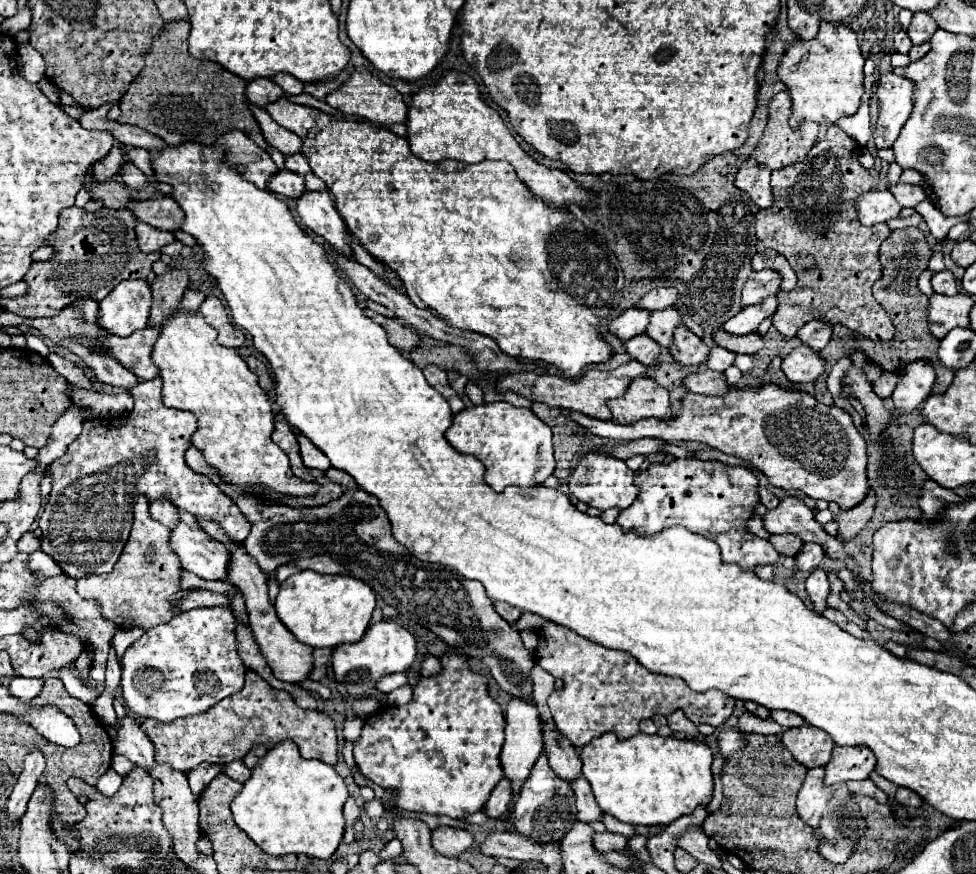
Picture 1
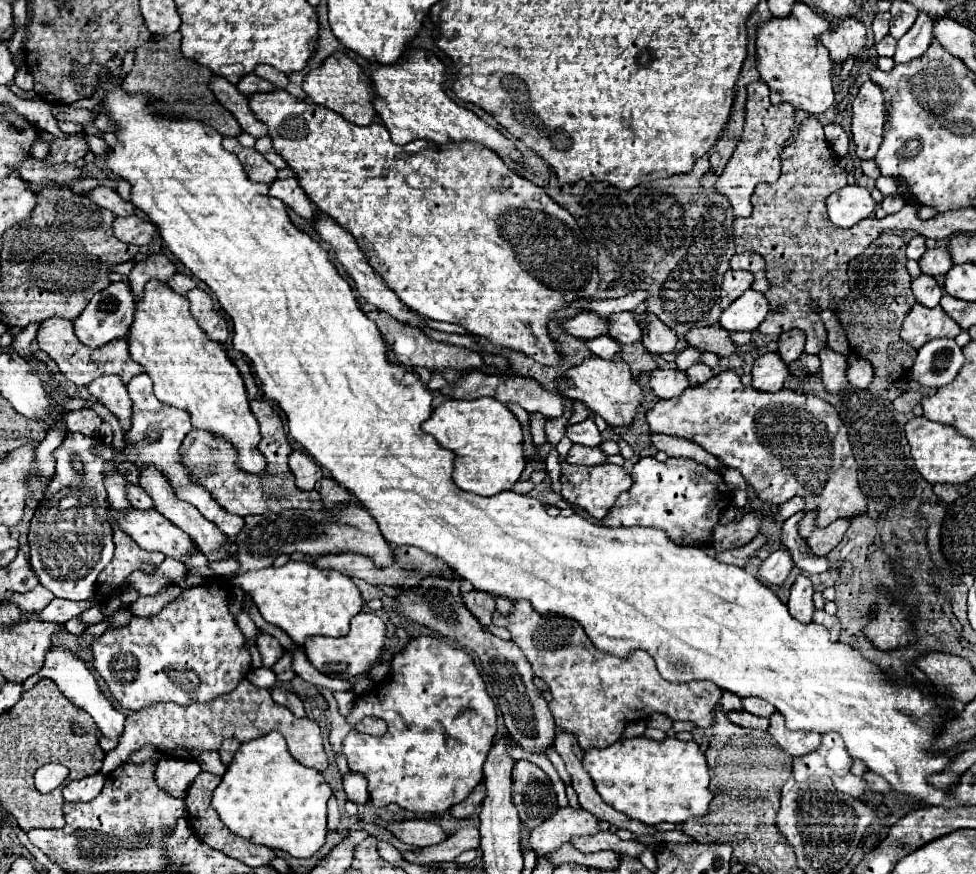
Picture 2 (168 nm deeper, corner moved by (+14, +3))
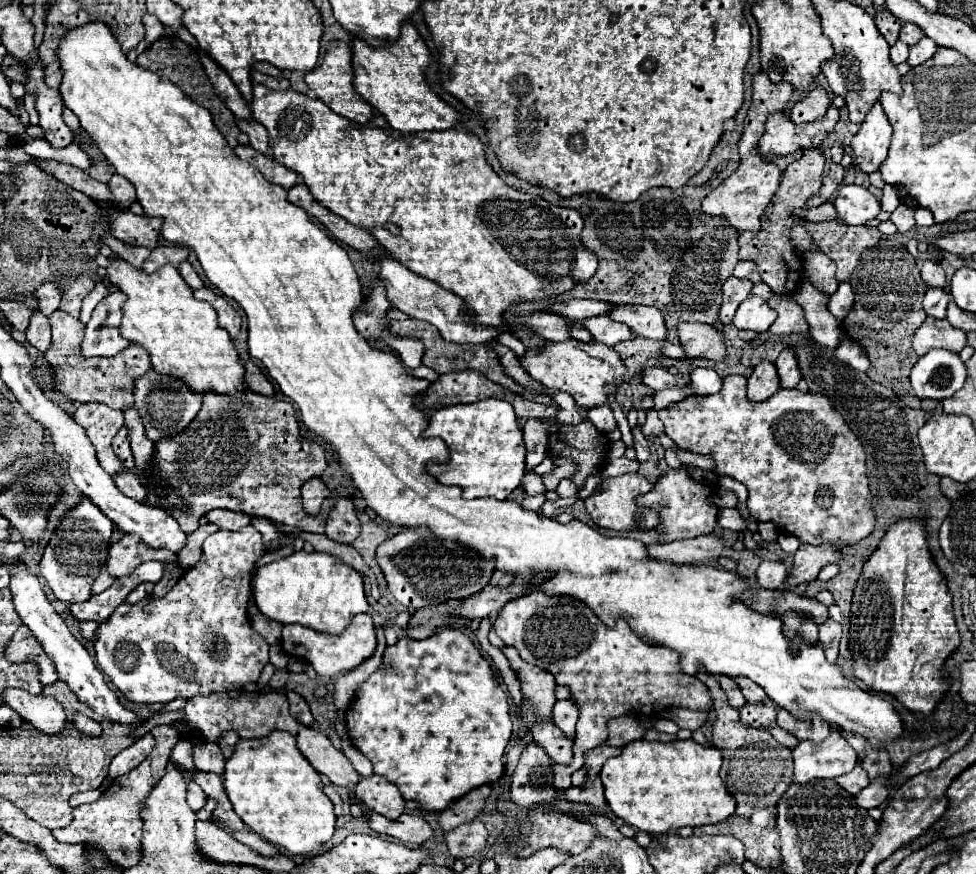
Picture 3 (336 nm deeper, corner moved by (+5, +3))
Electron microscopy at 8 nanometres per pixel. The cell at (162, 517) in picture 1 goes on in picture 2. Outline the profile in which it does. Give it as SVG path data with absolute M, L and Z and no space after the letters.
M126 483L126 497L128 497L130 505L136 507L136 509L152 509L152 501L150 501L150 497L144 493L144 489L140 485Z

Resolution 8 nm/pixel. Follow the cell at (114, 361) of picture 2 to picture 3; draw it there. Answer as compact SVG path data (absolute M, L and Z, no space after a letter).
M55 311L51 315L51 347L45 351L45 359L55 367L57 389L63 391L73 401L101 401L113 409L125 409L133 405L133 385L143 373L151 369L151 361L139 345L129 345L121 353L113 357L83 357L81 341L83 341L83 323L69 313Z

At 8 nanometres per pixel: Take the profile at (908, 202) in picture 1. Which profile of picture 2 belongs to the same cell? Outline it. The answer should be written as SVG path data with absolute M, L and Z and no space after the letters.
M894 195L894 197L884 197L884 201L882 201L882 205L880 205L886 213L898 213L902 207L904 207L904 201L902 201L902 197L898 197L898 195Z

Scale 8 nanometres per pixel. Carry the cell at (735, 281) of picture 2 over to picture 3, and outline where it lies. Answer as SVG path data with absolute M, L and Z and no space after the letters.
M729 277L723 285L723 303L721 303L721 311L719 311L719 319L723 323L731 323L737 307L741 301L745 301L751 295L751 281L747 279L737 279L737 277Z

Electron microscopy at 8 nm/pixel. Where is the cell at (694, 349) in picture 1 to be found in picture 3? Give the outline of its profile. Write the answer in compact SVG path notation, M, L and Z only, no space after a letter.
M619 305L609 313L609 317L629 325L635 335L645 337L645 339L665 341L669 335L669 329L663 321L663 313L659 313L659 309L655 309L655 307Z

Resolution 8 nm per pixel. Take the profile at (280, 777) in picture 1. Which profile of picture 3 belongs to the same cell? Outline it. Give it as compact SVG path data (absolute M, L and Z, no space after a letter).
M273 731L261 739L241 739L235 755L227 759L223 785L233 811L245 825L291 855L311 855L333 837L335 813L331 799L323 793L321 775L301 755L295 737L287 731Z

